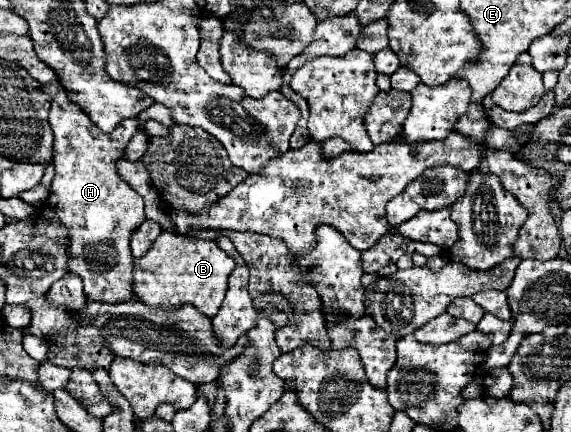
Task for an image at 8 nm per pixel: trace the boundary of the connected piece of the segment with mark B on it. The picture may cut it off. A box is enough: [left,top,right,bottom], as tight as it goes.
[134,232,234,318]

